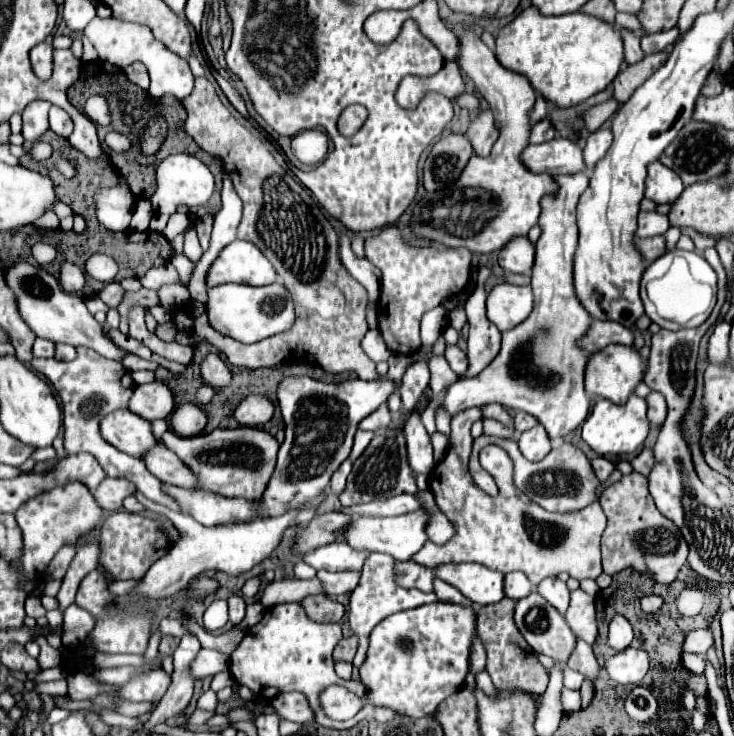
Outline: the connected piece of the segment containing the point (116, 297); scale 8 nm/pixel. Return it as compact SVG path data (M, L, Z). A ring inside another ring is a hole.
M109 282L109 284L105 284L105 288L103 288L97 296L99 296L107 306L117 308L119 302L121 302L121 298L123 298L123 288L121 288L119 282Z

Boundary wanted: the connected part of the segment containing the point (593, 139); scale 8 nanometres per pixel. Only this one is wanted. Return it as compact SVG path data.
M599 128L589 136L587 146L583 150L583 160L585 160L585 166L589 172L593 172L593 166L607 154L611 140L613 140L613 134L609 128Z

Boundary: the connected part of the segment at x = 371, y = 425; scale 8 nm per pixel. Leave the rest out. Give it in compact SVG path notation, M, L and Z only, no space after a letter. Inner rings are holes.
M381 404L373 414L369 414L365 420L361 420L359 428L361 430L373 430L373 432L377 432L381 428L387 428L389 422L391 422L391 412L389 412L387 404Z

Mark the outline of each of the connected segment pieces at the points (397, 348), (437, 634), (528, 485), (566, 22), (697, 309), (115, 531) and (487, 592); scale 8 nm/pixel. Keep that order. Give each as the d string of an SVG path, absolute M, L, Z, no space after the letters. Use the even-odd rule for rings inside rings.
M387 228L381 234L365 240L365 254L371 264L381 268L381 296L383 304L379 304L379 330L387 344L387 348L395 354L409 354L417 352L421 346L419 340L419 324L421 316L439 306L443 300L449 300L457 292L461 292L469 284L469 272L471 272L471 252L467 248L441 248L441 246L425 246L425 248L413 248L409 242L403 240L403 234L397 228Z
M433 602L391 614L371 632L367 658L361 666L365 696L357 698L347 688L333 686L327 688L327 692L321 692L321 704L333 720L353 718L365 702L391 708L403 716L431 716L441 700L461 690L475 636L477 622L473 606Z
M479 436L473 440L473 454L471 454L471 476L475 478L475 482L479 484L481 490L489 492L491 496L497 496L499 488L493 480L493 476L481 468L479 464L479 452L483 446L489 446L489 444L495 444L495 446L501 446L509 458L513 460L513 482L515 486L529 498L533 500L535 504L539 504L541 508L549 510L549 512L577 512L581 508L585 508L587 504L591 504L593 500L597 500L595 496L595 488L599 486L599 480L597 476L593 476L593 468L591 468L591 462L587 460L587 456L573 444L561 444L559 448L553 448L541 462L529 462L515 440L501 440L501 438L493 438L493 436Z
M535 6L525 8L497 34L495 56L501 66L523 74L553 106L569 108L605 90L623 62L621 34L607 22L583 12L543 16Z
M673 250L669 254L663 254L661 260L655 260L645 270L641 280L641 300L645 306L645 314L651 318L651 322L659 324L661 328L697 328L701 322L709 318L717 302L717 274L701 254ZM657 266L665 266L665 270L653 276Z
M125 510L111 512L99 530L99 564L111 576L111 580L129 580L141 578L149 566L165 556L169 548L179 540L177 528L167 520L159 522L155 518L147 518L141 514L129 514Z
M445 564L439 566L435 574L479 606L495 604L505 596L503 574L493 572L481 564Z

